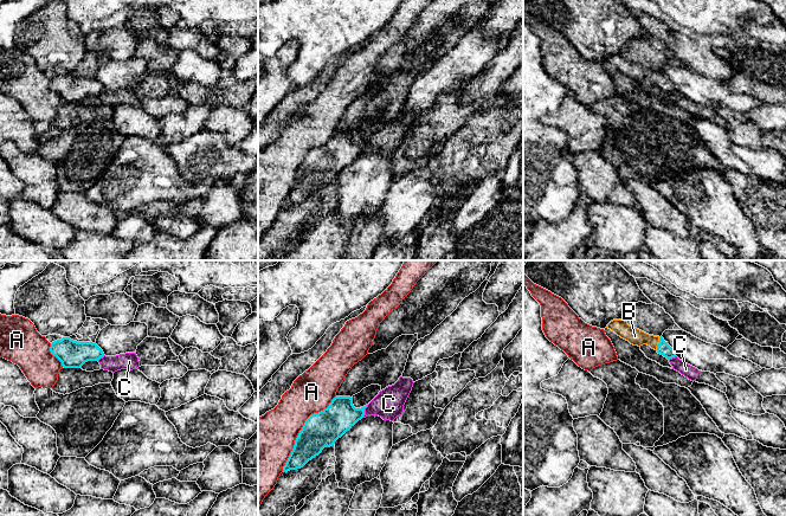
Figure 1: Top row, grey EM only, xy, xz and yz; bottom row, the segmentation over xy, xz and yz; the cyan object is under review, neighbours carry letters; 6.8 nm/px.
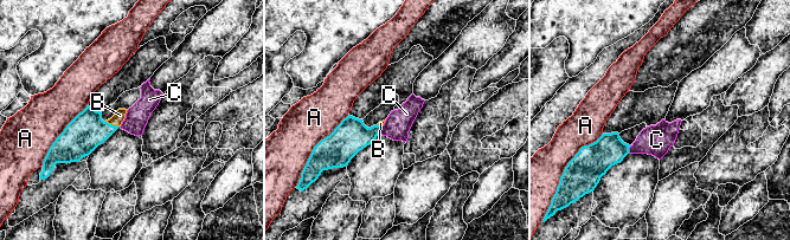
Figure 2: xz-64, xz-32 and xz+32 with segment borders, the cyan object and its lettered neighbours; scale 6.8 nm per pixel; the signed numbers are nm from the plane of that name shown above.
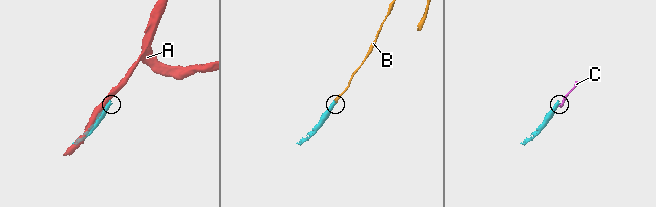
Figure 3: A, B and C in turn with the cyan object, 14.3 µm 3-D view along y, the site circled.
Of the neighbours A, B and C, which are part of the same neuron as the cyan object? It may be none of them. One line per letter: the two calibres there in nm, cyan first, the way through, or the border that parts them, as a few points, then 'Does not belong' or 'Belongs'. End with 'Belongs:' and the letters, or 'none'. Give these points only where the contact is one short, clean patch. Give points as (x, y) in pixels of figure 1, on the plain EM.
A: Thickness 240 nm (cyan) against 360 nm. Does not belong
B: Thickness 90 nm (cyan) against 110 nm. Path across: yz (663, 83), (658, 78), (635, 71). Belongs
C: Thickness 220 nm (cyan) against 200 nm. Boundary: xz (367, 140), (362, 152). Does not belong
Belongs: B

